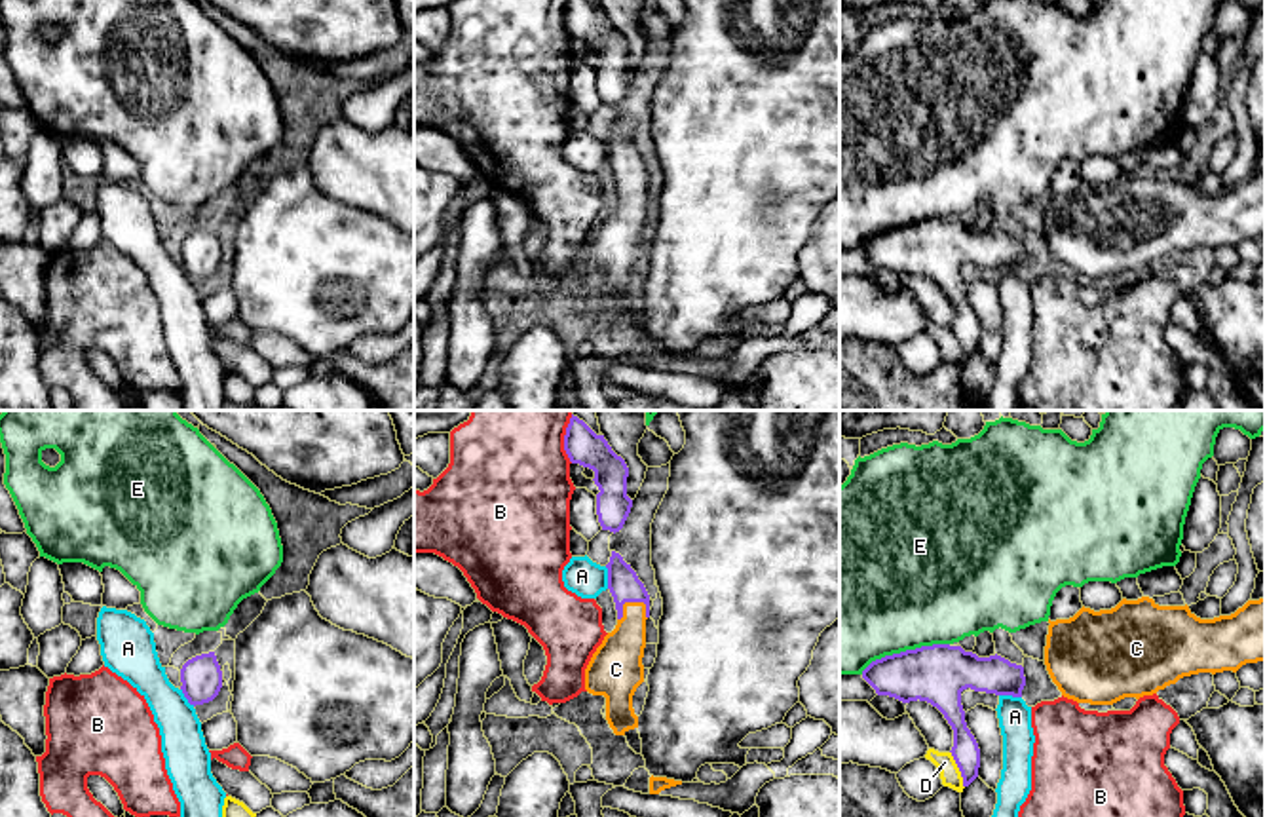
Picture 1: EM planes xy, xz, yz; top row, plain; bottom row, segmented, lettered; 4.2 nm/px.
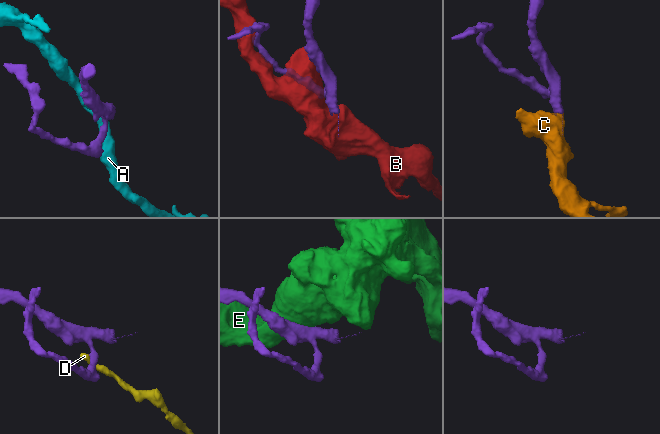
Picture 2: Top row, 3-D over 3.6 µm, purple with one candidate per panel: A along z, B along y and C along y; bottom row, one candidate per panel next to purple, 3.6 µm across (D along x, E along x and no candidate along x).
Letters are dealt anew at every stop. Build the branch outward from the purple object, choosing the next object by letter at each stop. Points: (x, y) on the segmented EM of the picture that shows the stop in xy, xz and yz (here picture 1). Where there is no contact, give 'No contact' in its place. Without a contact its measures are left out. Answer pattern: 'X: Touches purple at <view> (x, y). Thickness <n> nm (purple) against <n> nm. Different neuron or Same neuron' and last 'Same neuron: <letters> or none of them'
A: Touches purple at xz (608, 578). Thickness 140 nm (purple) against 160 nm. Different neuron
B: Touches purple at xz (565, 439). Thickness 150 nm (purple) against 480 nm. Different neuron
C: Touches purple at xz (627, 601). Thickness 140 nm (purple) against 190 nm. Same neuron
D: Touches purple at yz (960, 770). Thickness 120 nm (purple) against 90 nm. Different neuron
E: Touches purple at yz (906, 650). Thickness 240 nm (purple) against 500 nm. Different neuron
Same neuron: C

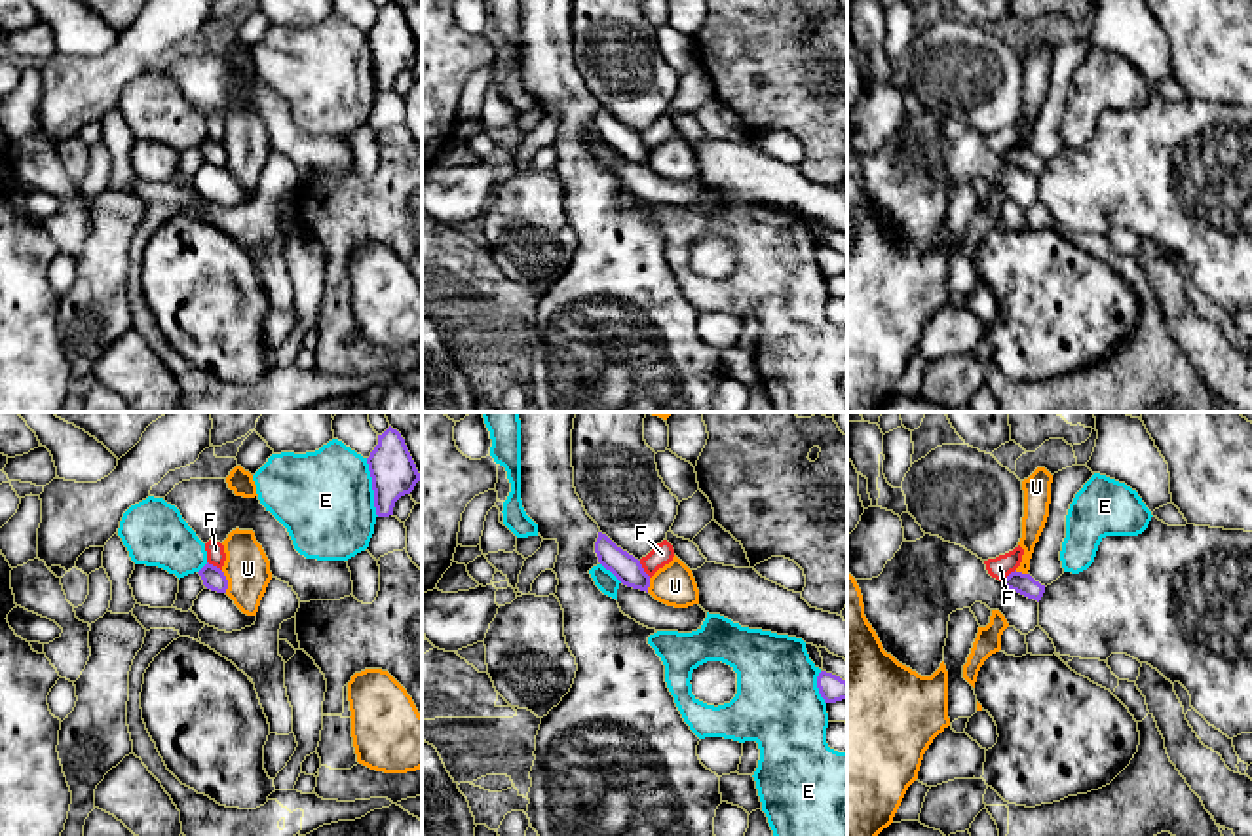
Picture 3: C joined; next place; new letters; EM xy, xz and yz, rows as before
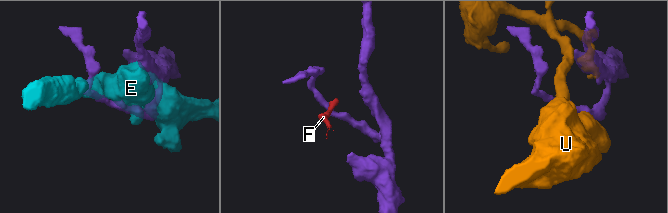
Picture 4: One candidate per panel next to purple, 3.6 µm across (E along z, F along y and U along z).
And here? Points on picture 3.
E: Touches purple at xy (373, 487). Thickness 190 nm (purple) against 420 nm. Different neuron
F: Touches purple at xz (643, 569). Thickness 120 nm (purple) against 90 nm. Different neuron
U: Touches purple at xy (227, 582). Thickness 100 nm (purple) against 190 nm. Different neuron
Same neuron: none of them

